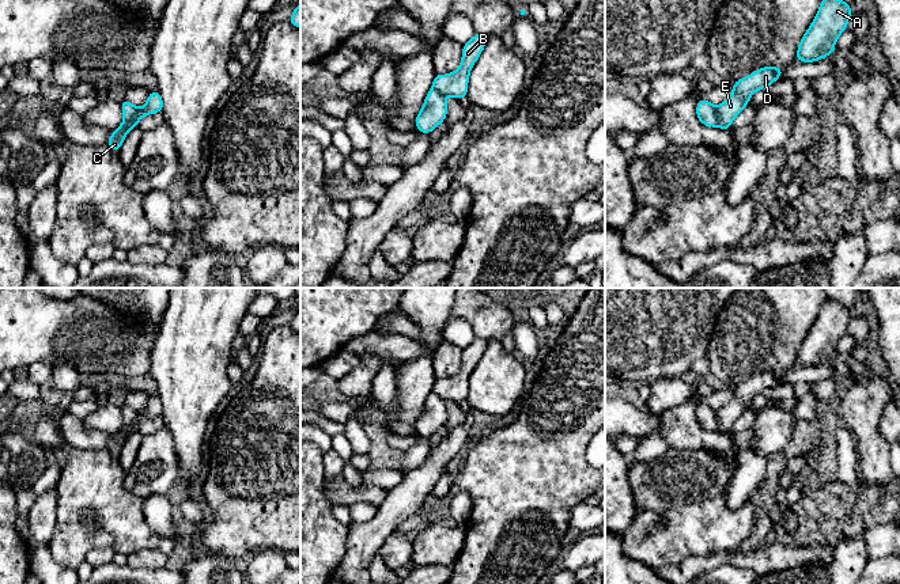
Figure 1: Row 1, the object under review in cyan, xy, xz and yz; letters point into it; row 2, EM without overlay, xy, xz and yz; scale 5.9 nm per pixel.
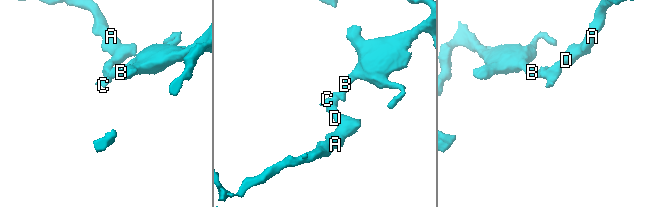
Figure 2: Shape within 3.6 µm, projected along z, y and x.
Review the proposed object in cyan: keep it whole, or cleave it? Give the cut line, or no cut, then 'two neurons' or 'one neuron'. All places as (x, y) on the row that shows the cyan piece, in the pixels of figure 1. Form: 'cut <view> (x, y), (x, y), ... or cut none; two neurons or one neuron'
cut xy (137, 107), (133, 125); two neurons

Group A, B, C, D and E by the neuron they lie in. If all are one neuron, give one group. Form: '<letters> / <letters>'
A C D E / B

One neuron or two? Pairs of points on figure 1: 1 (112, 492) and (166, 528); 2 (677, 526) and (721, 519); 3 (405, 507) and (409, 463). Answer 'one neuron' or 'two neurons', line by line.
1: two neurons
2: one neuron
3: two neurons

